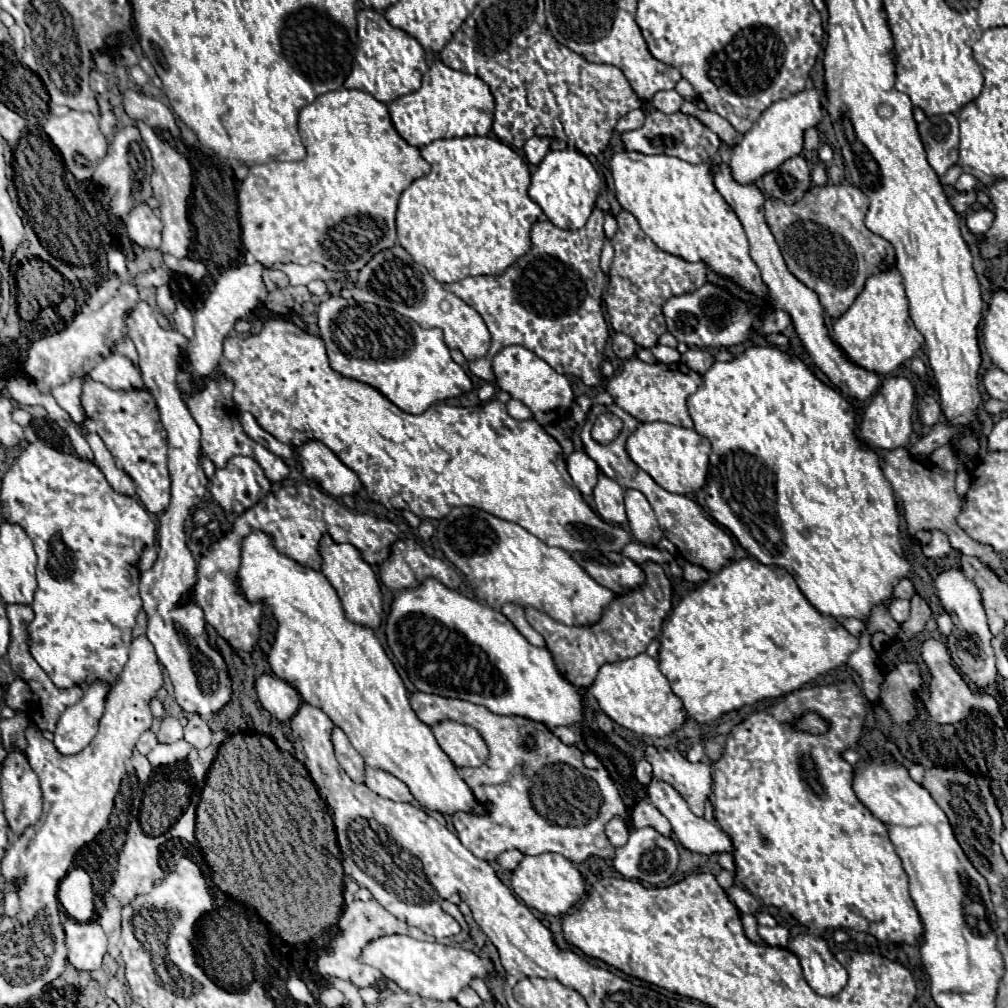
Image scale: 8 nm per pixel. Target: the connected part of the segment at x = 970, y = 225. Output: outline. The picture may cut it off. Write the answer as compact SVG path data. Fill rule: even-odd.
M982 209L965 218L967 228L971 233L981 235L987 232L993 223L995 215L989 209Z

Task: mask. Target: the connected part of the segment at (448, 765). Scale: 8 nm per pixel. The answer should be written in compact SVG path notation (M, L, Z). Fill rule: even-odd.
M251 530L243 538L241 566L237 570L237 578L241 594L251 604L259 602L263 606L269 606L279 624L275 632L275 642L267 658L271 670L281 680L297 688L305 704L321 708L333 720L333 724L347 734L353 748L363 756L367 766L381 768L403 780L415 800L419 800L429 810L439 810L441 814L485 810L481 804L475 802L471 788L459 778L455 764L439 748L431 728L423 724L411 710L407 688L399 678L393 662L387 658L375 632L369 626L347 620L335 588L329 584L323 572L283 556L281 552L277 552L269 534L265 534L263 530Z

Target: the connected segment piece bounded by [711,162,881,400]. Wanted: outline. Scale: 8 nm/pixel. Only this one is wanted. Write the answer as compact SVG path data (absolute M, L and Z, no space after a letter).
M719 162L717 166L713 164L711 166L711 174L713 174L713 182L715 182L715 188L719 190L719 194L725 198L725 202L735 210L737 218L741 220L743 228L745 228L745 234L749 238L749 246L751 246L751 258L755 260L755 264L759 266L761 270L761 278L765 282L765 286L769 288L769 300L775 308L781 308L785 312L791 314L791 320L793 320L793 326L805 346L805 350L809 352L813 364L837 386L837 390L843 394L843 396L849 396L849 398L857 398L857 400L869 400L877 388L881 386L881 380L877 374L873 372L867 372L865 368L861 366L855 366L851 362L847 362L845 354L833 344L833 340L829 338L829 332L827 332L827 326L825 326L825 320L823 320L823 308L819 304L819 298L813 290L809 290L803 282L799 282L785 266L783 262L783 256L781 256L781 250L777 246L777 240L773 240L773 234L765 222L765 194L763 190L757 186L757 184L739 184L735 178L733 178L733 172L727 164Z

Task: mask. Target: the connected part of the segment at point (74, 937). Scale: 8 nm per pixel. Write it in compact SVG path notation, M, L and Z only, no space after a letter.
M97 920L63 922L69 948L69 964L77 970L97 970L107 952L107 936Z

